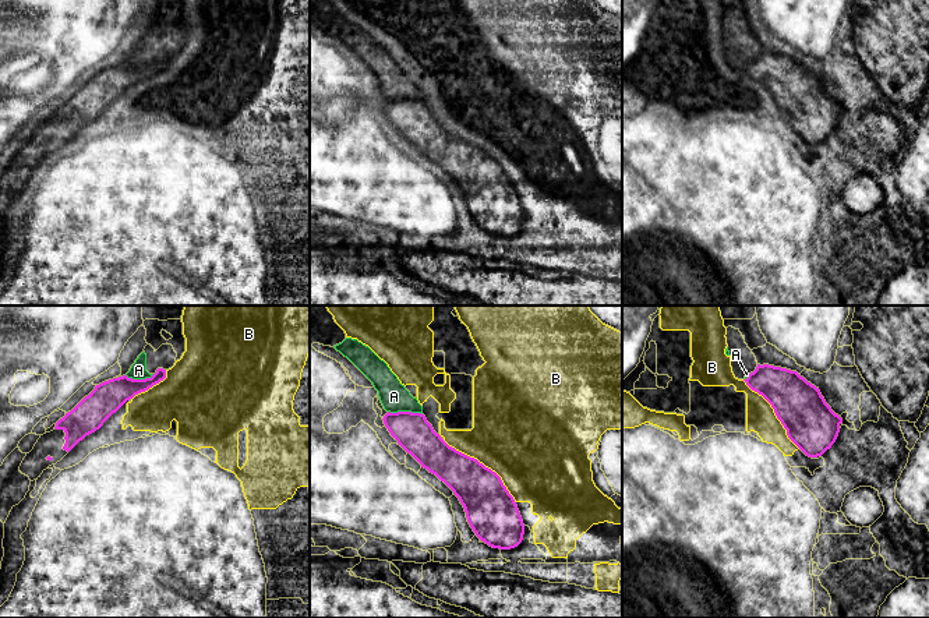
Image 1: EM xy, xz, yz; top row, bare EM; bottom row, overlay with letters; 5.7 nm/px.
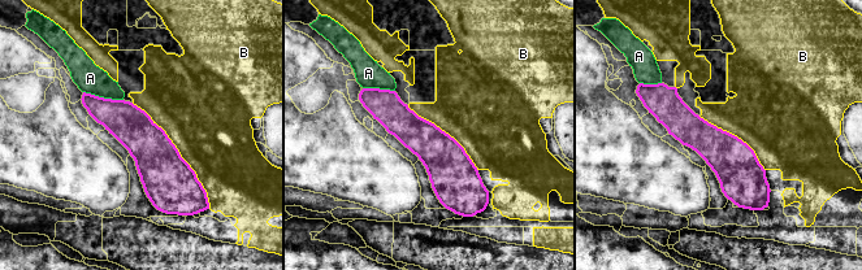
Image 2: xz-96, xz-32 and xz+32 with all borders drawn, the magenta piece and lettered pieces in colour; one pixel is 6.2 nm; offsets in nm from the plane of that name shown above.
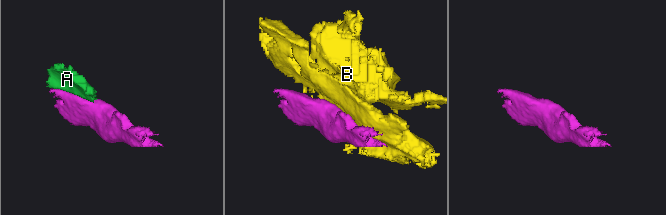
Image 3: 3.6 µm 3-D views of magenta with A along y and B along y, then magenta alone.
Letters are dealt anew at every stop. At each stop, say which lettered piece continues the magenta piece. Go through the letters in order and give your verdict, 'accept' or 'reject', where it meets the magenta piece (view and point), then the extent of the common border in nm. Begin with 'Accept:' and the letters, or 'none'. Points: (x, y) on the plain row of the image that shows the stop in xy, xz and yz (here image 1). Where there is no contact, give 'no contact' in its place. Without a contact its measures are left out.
Accept: none
A: reject; meets magenta in xz at (405, 99); contact 200 nm long
B: reject; meets magenta in xz at (483, 152); contact 550 nm long

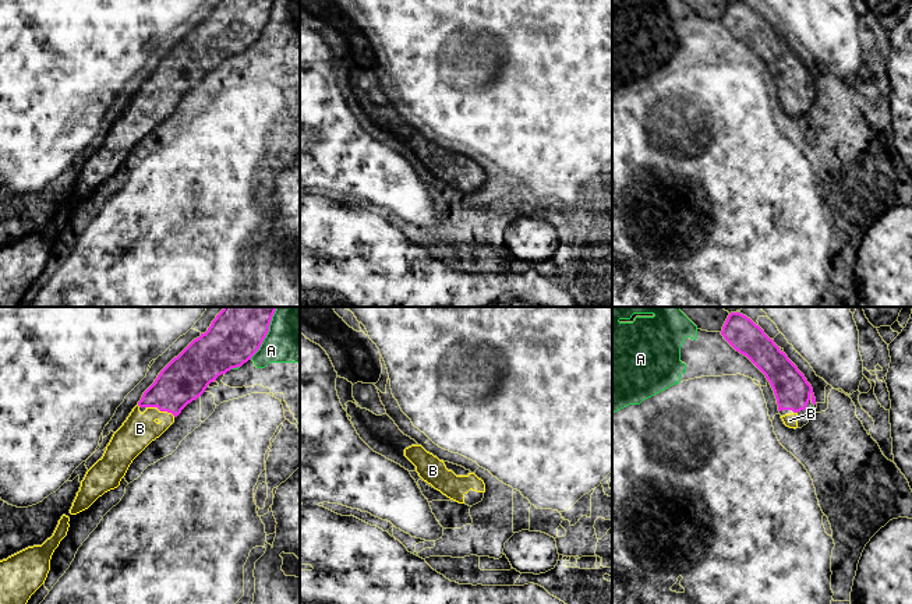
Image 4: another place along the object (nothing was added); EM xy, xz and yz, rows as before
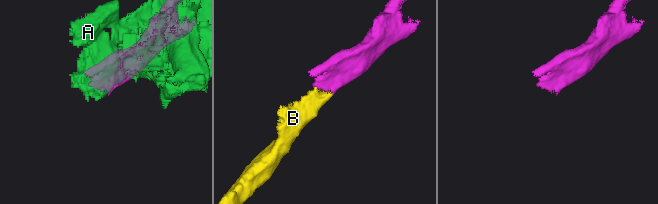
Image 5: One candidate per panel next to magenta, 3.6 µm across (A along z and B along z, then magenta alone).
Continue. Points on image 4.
Accept: B
A: reject; meets magenta in xy at (265, 24); contact 300 nm long
B: accept; meets magenta in xy at (168, 99); contact 90 nm long

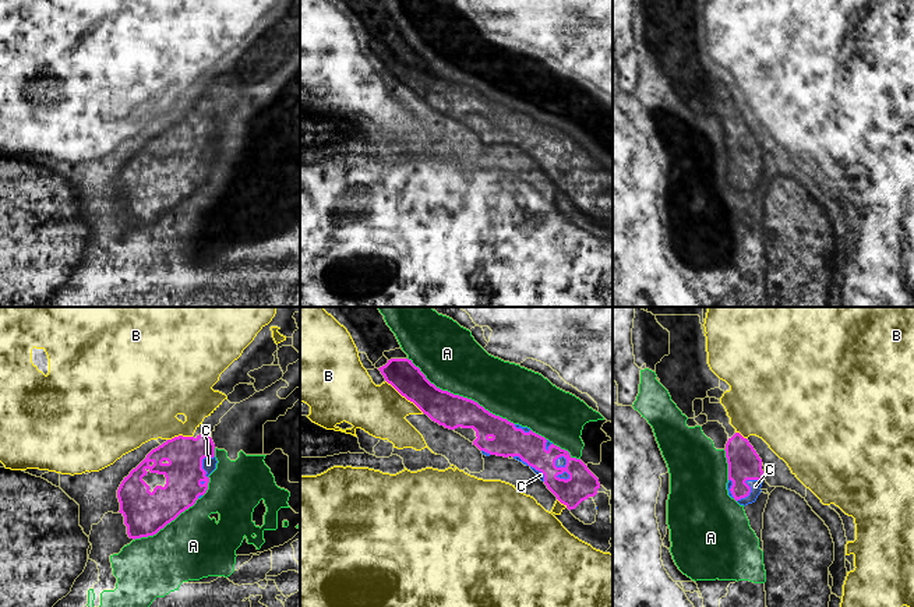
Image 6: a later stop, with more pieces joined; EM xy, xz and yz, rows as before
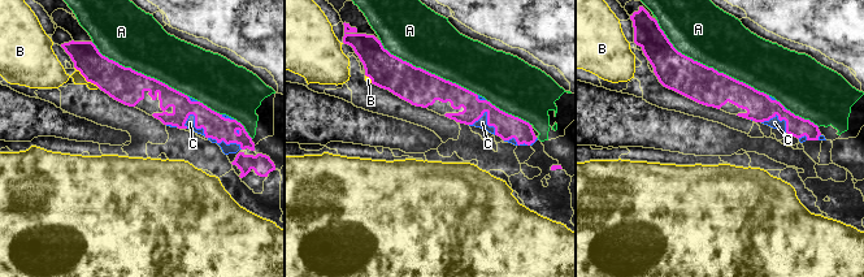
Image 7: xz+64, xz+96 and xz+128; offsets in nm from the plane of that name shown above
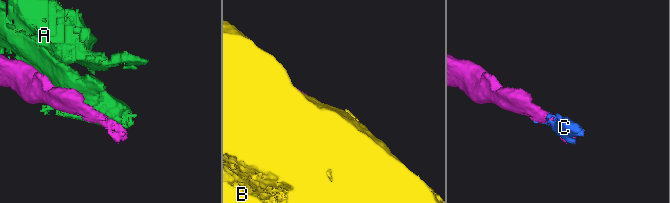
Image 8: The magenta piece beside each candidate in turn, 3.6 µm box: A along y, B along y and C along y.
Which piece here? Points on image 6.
Accept: C
A: reject; meets magenta in xz at (461, 84); contact 750 nm long
B: reject; meets magenta in xz at (405, 84); contact 300 nm long
C: accept; meets magenta in yz at (748, 173); contact 200 nm long

